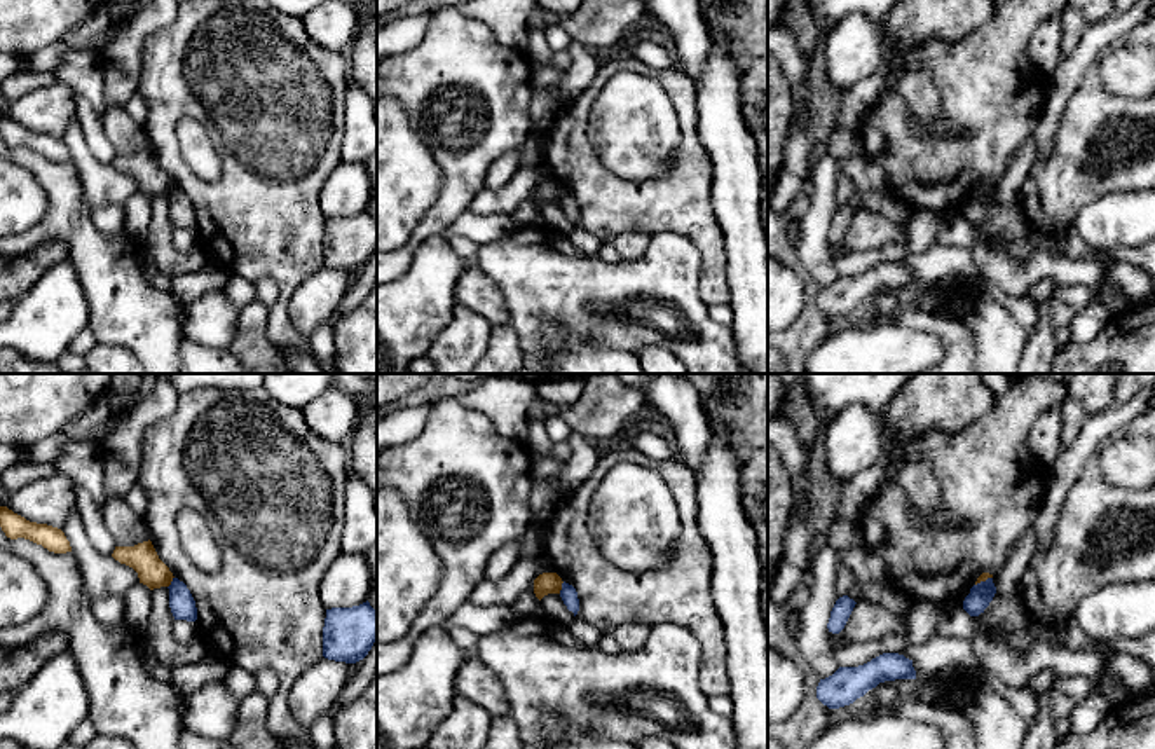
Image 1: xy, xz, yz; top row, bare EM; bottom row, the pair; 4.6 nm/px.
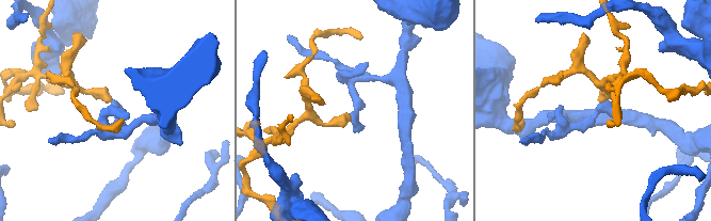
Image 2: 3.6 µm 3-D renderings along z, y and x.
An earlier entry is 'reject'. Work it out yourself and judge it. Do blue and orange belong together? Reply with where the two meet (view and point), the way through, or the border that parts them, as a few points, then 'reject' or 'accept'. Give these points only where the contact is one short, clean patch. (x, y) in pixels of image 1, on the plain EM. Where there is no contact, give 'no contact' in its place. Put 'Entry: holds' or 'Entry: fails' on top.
Entry: holds
contact xz (562, 196); border xz (564, 191), (559, 201); reject

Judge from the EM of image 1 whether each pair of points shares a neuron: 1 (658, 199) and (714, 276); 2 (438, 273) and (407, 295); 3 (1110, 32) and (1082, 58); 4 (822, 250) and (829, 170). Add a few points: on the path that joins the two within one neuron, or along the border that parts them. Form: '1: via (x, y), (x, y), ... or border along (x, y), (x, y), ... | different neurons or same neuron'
1: via (679, 213), (710, 245), (712, 255) | same neuron
2: via (431, 280), (414, 295) | same neuron
3: via (1103, 35), (1087, 51) | same neuron
4: via (819, 231), (824, 189) | same neuron

